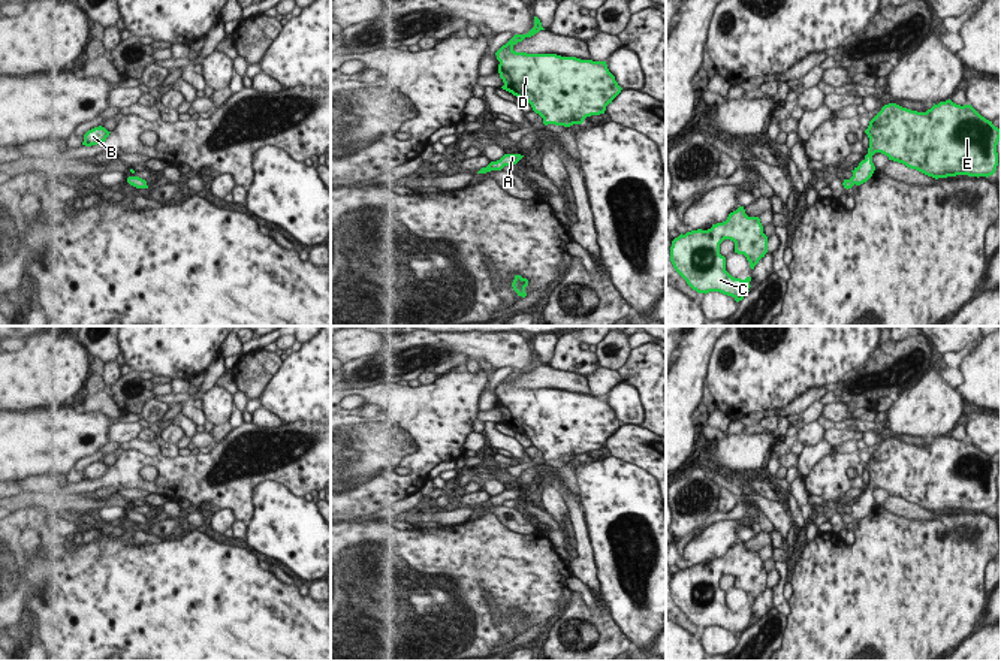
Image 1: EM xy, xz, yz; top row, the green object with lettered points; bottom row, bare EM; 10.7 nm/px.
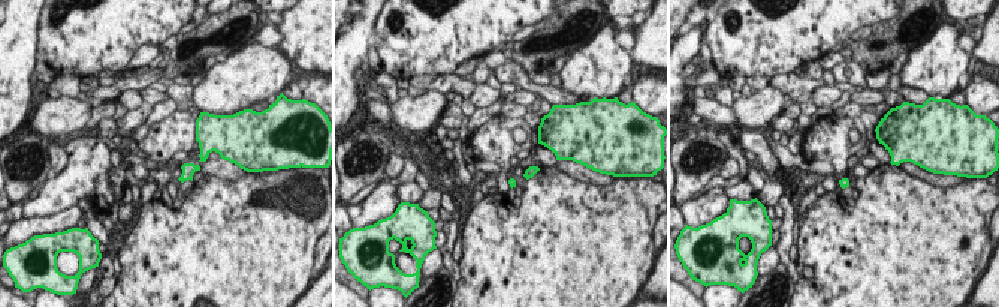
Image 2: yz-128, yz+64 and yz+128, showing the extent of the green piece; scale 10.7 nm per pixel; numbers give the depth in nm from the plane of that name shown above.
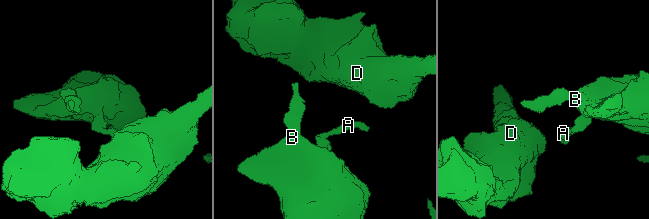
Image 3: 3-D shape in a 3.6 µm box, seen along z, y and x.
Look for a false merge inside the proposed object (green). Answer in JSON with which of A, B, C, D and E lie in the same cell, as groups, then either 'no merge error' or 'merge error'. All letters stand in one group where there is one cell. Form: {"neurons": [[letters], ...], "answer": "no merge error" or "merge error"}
{"neurons": [["A", "B", "C", "D", "E"]], "answer": "no merge error"}

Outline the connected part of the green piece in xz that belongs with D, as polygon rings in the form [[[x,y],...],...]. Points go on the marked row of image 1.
[[[534,16],[534,27],[527,34],[515,34],[495,52],[504,82],[501,88],[525,99],[545,126],[570,127],[582,124],[587,117],[604,114],[622,90],[606,61],[513,49],[518,42],[540,30],[545,28]]]

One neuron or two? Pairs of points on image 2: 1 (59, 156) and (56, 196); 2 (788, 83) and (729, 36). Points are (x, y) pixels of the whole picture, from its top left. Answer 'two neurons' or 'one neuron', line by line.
1: two neurons
2: two neurons

